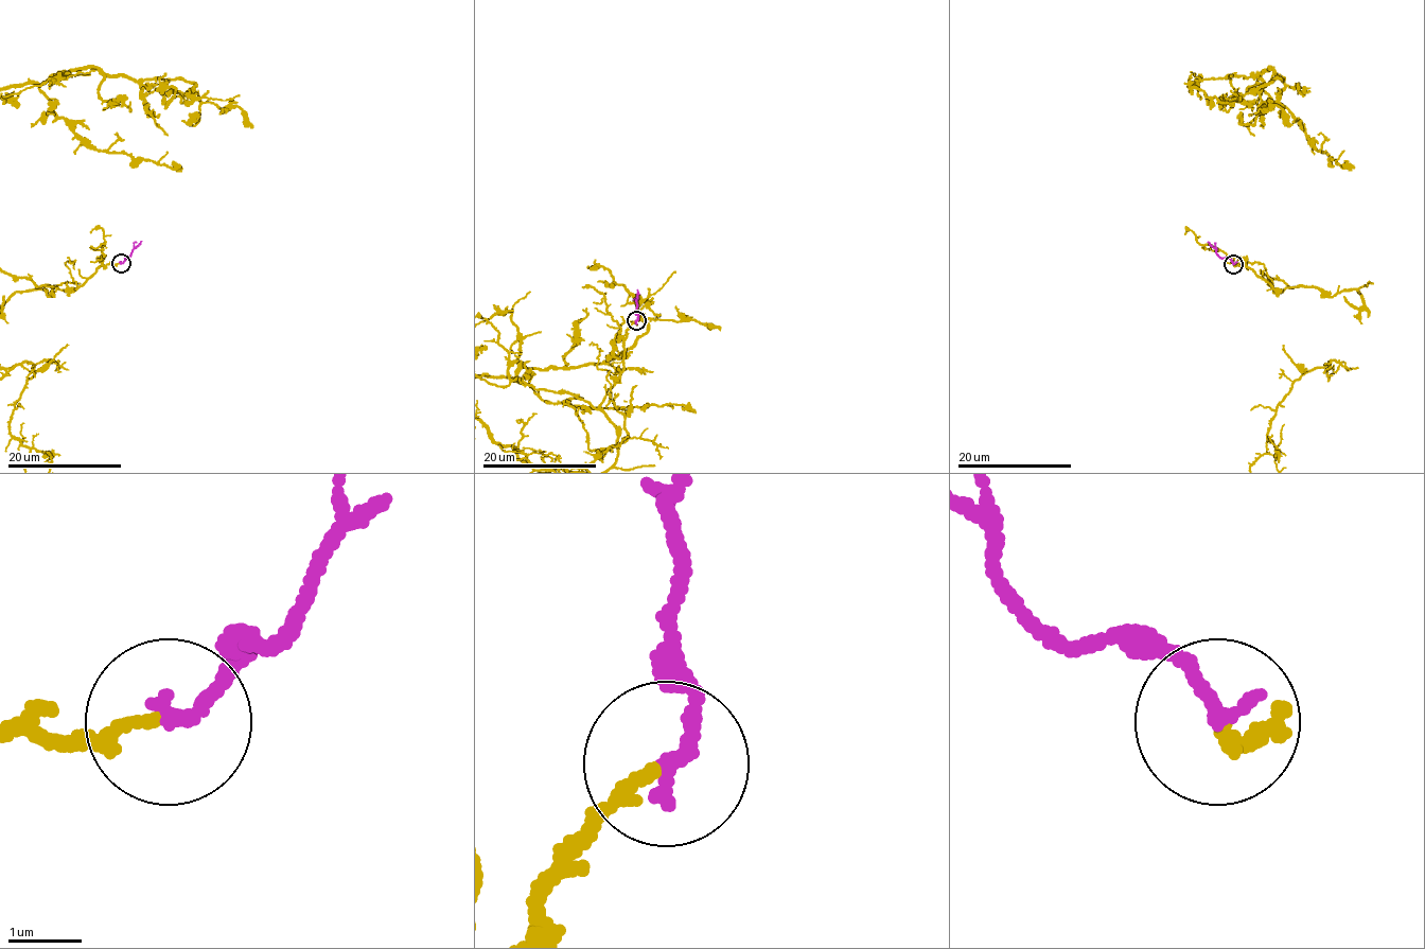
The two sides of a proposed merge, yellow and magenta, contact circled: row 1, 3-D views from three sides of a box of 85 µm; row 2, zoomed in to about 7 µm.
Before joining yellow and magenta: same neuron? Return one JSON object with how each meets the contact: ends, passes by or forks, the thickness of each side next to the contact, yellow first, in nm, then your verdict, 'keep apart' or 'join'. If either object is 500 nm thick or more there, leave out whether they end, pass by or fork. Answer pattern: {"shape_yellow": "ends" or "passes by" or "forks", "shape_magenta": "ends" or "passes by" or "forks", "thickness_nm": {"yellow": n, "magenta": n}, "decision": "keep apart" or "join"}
{"shape_yellow": "ends", "shape_magenta": "ends", "thickness_nm": {"yellow": 180, "magenta": 240}, "decision": "join"}

